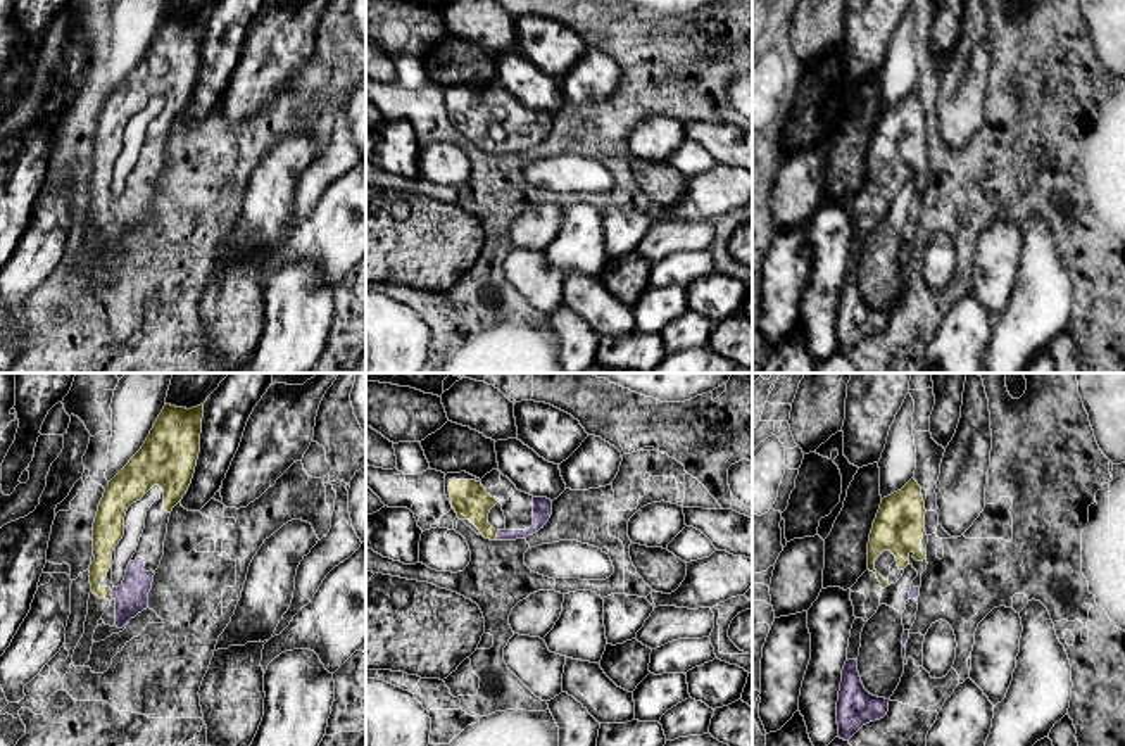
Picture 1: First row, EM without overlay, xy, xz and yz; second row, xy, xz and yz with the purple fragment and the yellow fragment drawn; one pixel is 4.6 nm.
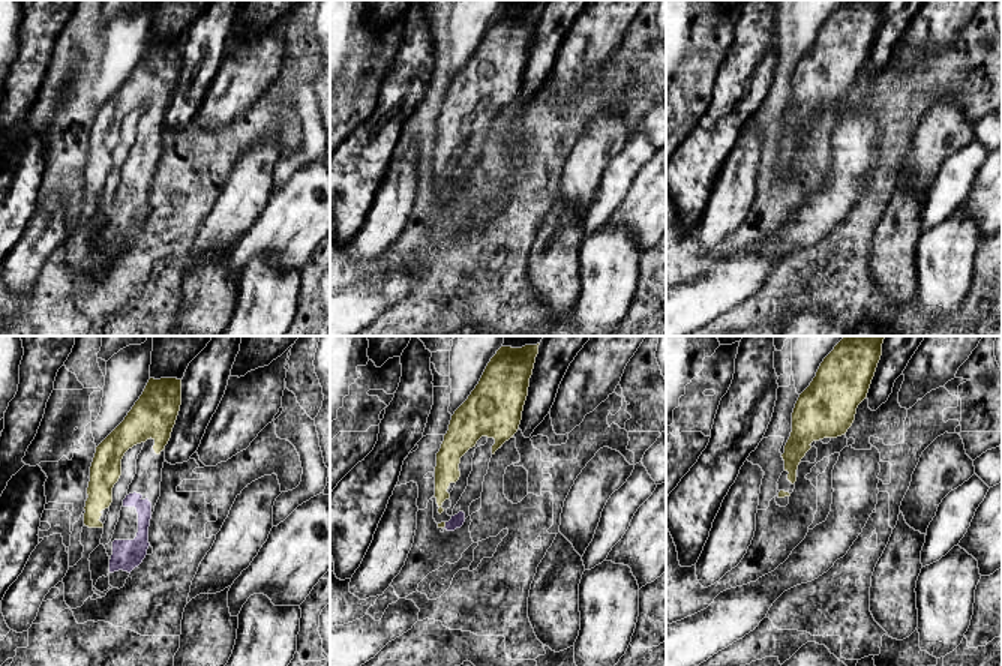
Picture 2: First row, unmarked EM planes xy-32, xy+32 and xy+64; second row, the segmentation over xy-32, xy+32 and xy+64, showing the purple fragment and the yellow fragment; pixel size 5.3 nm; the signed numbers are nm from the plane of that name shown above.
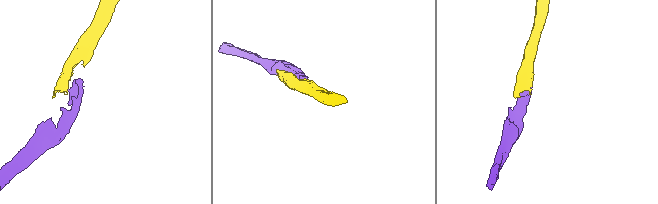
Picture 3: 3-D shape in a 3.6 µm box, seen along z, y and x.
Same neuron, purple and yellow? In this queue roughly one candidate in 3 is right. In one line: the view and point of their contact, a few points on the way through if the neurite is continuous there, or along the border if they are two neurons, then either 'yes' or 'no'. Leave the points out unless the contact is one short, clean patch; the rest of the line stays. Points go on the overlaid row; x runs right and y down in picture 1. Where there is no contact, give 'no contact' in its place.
xy (111, 594) | across xy (131, 596), (111, 594), (97, 586), (104, 543) | yes

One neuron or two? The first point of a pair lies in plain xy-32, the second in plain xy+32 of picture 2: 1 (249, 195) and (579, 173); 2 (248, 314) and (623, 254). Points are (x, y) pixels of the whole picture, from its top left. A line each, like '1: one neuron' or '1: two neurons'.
1: one neuron
2: one neuron

